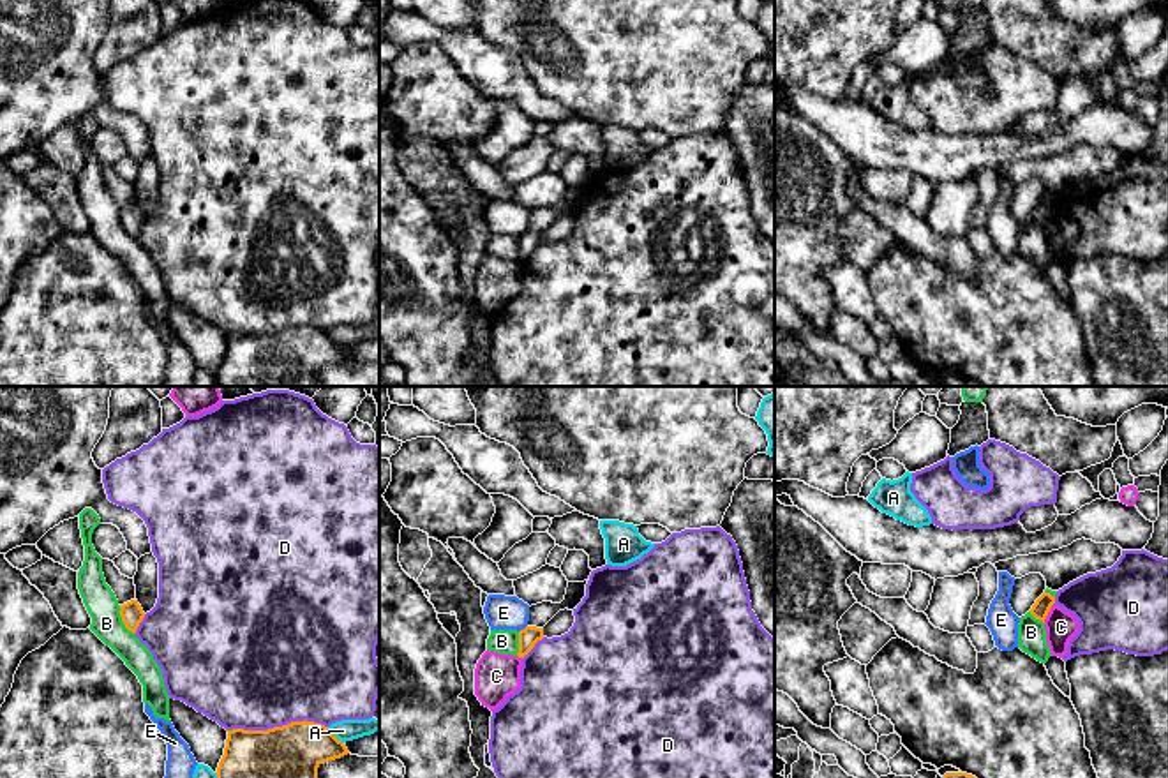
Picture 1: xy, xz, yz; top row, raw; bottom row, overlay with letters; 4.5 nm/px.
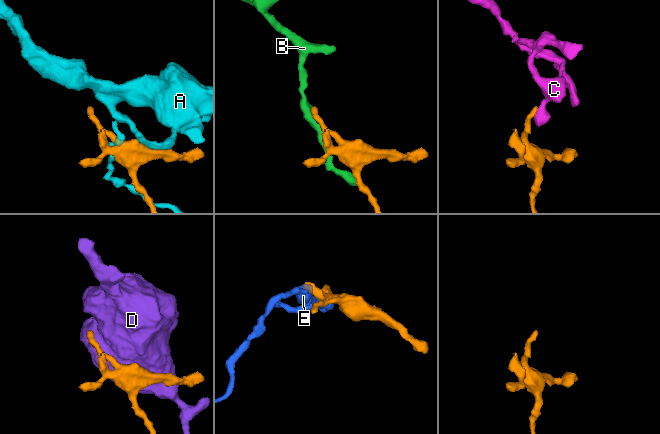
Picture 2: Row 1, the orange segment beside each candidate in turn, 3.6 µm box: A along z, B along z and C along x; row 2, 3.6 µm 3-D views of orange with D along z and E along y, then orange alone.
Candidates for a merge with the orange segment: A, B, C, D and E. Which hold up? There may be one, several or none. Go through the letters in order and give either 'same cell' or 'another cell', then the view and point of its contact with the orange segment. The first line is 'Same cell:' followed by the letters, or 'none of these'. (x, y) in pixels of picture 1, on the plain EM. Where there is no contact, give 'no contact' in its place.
Same cell: none of these
A: another cell; contact xy (334, 341)
B: another cell; contact xy (122, 224)
C: another cell; contact yz (1048, 216)
D: another cell; contact xy (277, 332)
E: another cell; contact xz (524, 233)

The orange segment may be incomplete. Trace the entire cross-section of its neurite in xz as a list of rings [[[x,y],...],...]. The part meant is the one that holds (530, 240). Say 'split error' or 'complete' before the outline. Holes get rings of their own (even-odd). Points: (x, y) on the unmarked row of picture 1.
complete | [[[526,231],[519,236],[519,263],[524,263],[538,245],[543,243],[543,233]]]

